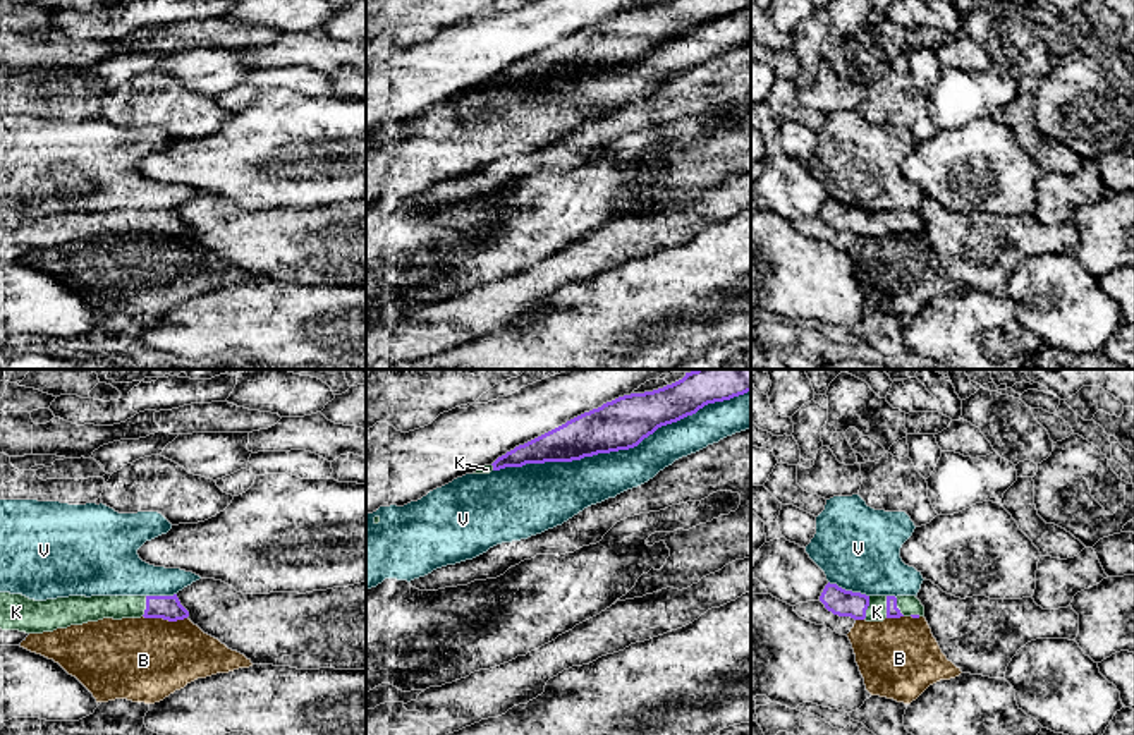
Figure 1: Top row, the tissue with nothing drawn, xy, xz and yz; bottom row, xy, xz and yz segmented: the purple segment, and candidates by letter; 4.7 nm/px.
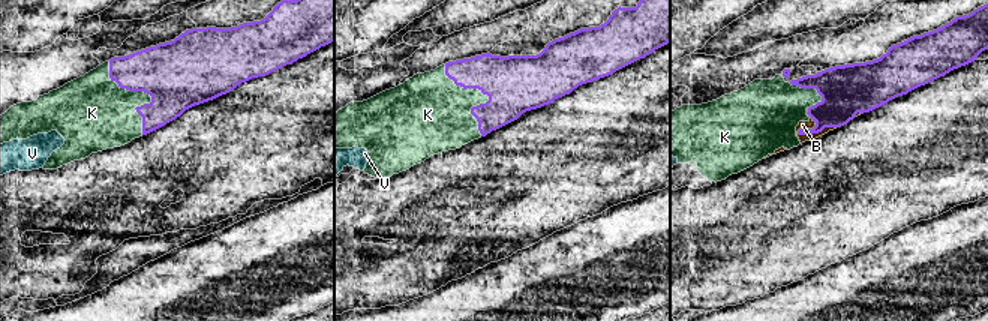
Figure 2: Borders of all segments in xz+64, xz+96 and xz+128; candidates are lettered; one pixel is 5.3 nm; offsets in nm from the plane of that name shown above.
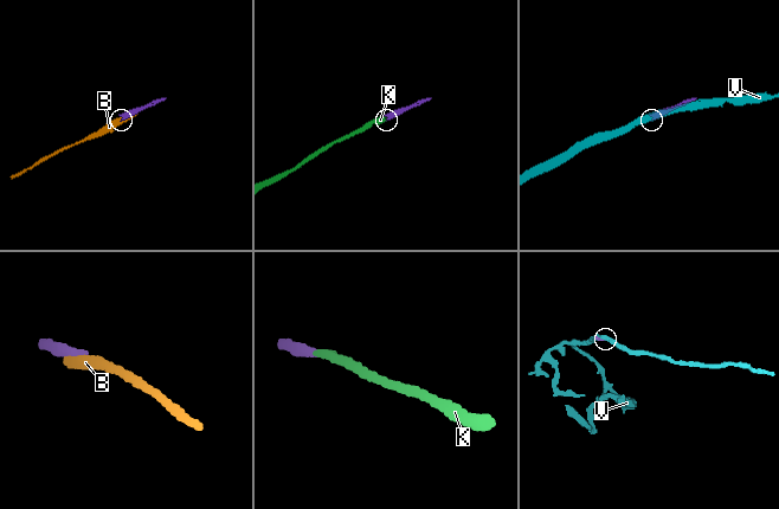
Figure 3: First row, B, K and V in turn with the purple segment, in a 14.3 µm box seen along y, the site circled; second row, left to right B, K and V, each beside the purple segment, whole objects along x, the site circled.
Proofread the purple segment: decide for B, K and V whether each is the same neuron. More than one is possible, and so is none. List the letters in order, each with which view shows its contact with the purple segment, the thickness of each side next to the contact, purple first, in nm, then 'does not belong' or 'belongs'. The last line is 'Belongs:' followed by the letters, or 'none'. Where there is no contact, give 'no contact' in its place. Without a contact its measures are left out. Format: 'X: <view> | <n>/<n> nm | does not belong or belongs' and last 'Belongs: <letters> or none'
B: xy | 110/400 nm | does not belong
K: yz | 130/100 nm | belongs
V: xz | 240/220 nm | does not belong
Belongs: K

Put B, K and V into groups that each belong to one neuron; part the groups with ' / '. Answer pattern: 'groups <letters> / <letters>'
groups B / K / V

